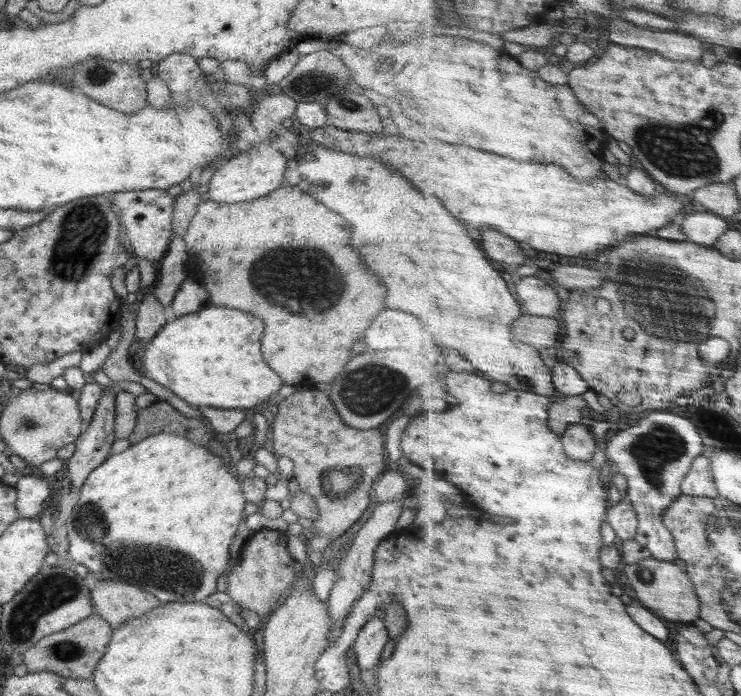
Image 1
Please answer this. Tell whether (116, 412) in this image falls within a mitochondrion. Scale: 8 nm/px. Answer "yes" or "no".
no

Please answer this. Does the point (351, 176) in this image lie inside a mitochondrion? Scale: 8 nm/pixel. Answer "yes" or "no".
no

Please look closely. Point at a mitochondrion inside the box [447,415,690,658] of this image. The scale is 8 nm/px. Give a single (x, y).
(655, 449)

